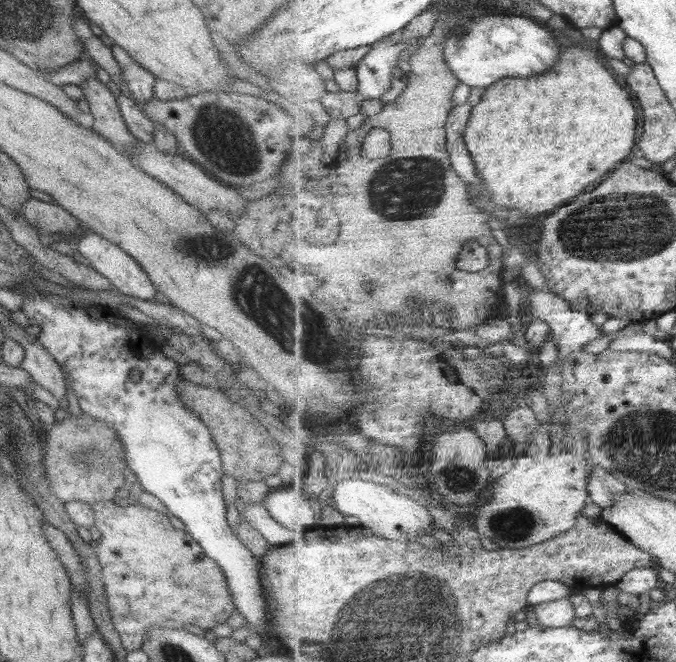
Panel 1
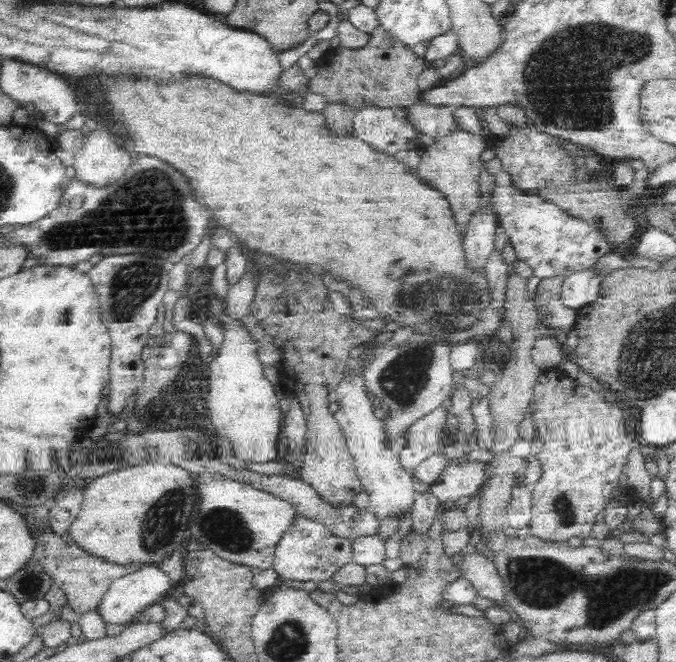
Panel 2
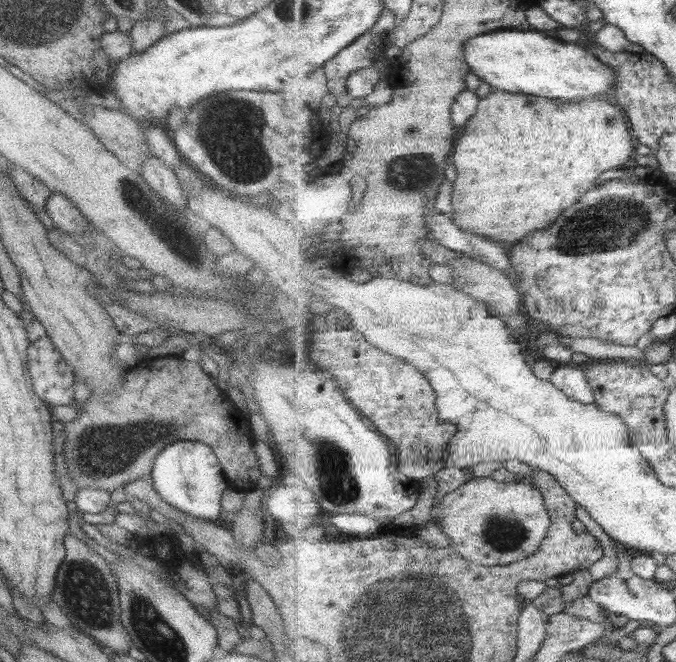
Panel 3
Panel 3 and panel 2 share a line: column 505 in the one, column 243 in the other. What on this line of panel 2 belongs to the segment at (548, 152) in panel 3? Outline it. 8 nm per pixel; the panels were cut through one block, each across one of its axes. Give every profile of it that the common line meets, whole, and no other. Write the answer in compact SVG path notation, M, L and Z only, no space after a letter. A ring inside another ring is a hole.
M192 78L192 82L184 82L184 86L160 86L160 94L156 94L156 92L154 92L154 94L144 94L144 92L150 92L150 88L148 88L148 84L142 84L142 82L120 82L120 86L112 86L112 88L110 88L110 102L112 102L112 106L114 106L114 116L116 116L116 120L122 120L123 124L128 125L128 128L124 133L123 148L126 148L126 150L135 156L152 155L162 158L166 162L172 162L172 164L174 164L178 170L182 170L184 174L188 174L188 178L192 178L192 188L196 190L196 198L200 198L200 202L204 202L204 204L210 208L210 212L212 212L211 216L213 219L213 225L215 225L215 227L222 226L223 228L226 228L232 232L235 241L243 243L245 248L249 250L250 253L259 253L260 255L273 257L277 261L282 261L288 266L295 267L296 270L305 270L309 266L316 266L314 270L323 270L320 272L319 276L324 278L325 274L325 276L329 276L332 281L336 281L336 283L344 283L350 290L359 292L361 296L363 296L365 306L367 306L368 309L375 311L375 314L377 314L378 318L381 320L388 318L388 324L398 324L400 328L410 328L410 330L414 332L414 335L433 338L436 342L443 344L446 348L458 348L458 346L470 344L470 342L475 339L476 342L485 341L493 334L497 334L500 322L502 322L502 319L505 318L505 308L503 306L498 307L498 305L494 305L494 303L492 303L492 287L491 282L489 282L488 275L486 275L486 266L478 265L477 267L472 267L472 265L468 263L466 249L464 249L464 232L460 231L460 227L458 227L456 215L454 215L454 211L452 211L452 207L450 207L448 199L444 197L444 193L442 193L440 189L436 189L436 187L434 187L434 185L430 185L428 181L422 180L420 175L416 176L416 174L414 174L416 170L412 169L412 167L404 164L404 162L394 157L394 155L380 151L376 149L376 147L371 146L368 142L359 140L353 134L339 135L338 133L333 132L330 130L330 128L328 128L328 125L326 124L326 117L324 116L323 112L310 112L304 109L304 107L294 108L284 105L276 106L274 99L264 97L259 93L255 93L254 91L239 91L216 80L200 80L200 78Z

